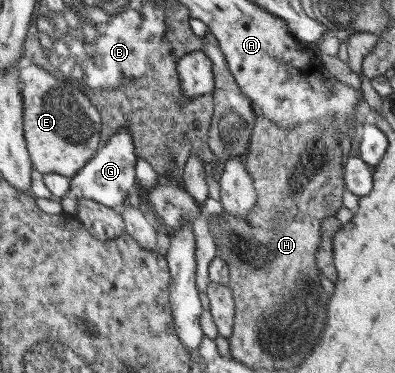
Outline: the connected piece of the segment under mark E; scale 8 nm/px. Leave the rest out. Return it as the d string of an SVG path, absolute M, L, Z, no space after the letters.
M35 63L23 66L20 86L24 98L25 138L34 168L42 175L76 176L102 146L100 112L92 106L82 86Z

